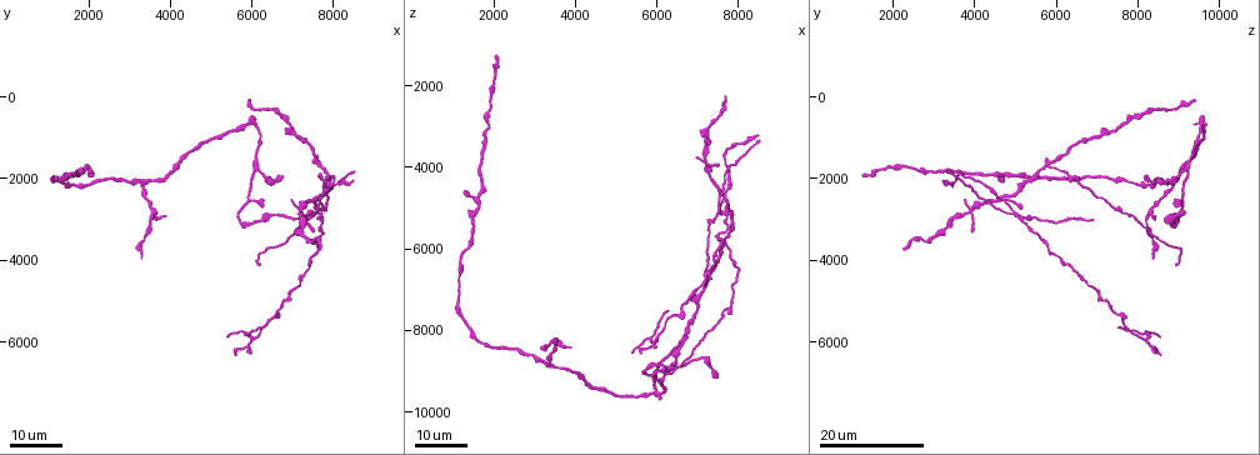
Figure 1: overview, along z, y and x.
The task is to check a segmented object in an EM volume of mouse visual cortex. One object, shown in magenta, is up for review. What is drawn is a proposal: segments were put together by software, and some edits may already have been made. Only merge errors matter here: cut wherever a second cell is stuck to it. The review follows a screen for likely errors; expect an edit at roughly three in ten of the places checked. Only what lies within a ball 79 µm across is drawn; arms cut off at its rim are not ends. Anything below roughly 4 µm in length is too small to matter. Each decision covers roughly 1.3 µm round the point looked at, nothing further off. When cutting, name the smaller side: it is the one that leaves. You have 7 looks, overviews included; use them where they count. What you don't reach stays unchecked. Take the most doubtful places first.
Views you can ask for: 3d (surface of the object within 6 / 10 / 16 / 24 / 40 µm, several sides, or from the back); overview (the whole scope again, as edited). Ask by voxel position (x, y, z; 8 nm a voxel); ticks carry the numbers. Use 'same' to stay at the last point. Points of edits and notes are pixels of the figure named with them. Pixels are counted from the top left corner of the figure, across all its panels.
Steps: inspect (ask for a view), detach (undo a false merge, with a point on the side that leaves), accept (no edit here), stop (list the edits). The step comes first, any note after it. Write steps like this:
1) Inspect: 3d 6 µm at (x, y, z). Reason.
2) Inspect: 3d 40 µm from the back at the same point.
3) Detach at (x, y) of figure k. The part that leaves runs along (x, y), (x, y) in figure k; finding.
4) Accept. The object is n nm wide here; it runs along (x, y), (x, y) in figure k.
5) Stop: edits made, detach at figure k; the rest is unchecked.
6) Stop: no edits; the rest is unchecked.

Inspect: 3d 16 µm at (7700, 1750, 5750). Small branch off a trunk.

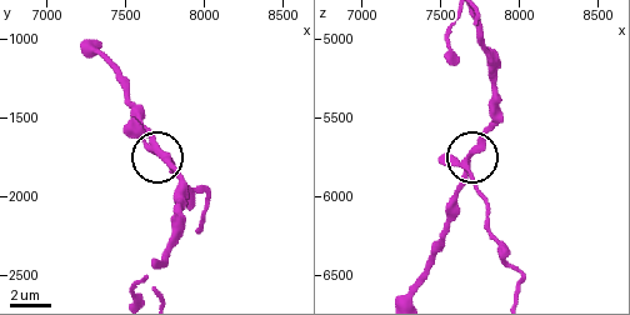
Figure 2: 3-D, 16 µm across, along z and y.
Inspect: 3d 6 µm at (7660, 1700, 5820).

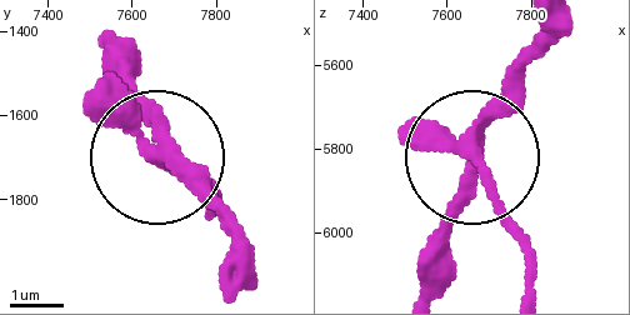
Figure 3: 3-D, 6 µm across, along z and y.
Detach at (501, 210) of figure 3. The object is 240 nm wide here; the part that leaves runs along (471, 144), (525, 288) in figure 3; a second cell is stuck on.

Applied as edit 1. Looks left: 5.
Inspect: 3d 24 µm at (7250, 2800, 3900). Four or more arms meet.

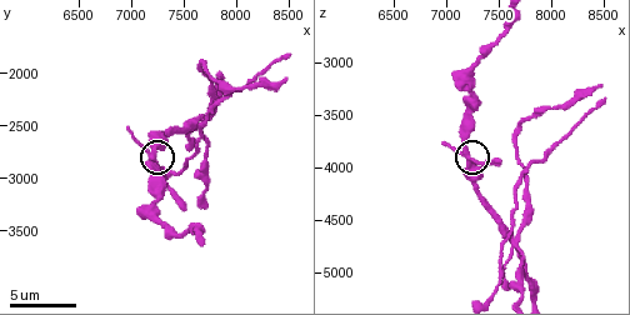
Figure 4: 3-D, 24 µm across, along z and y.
Inspect: 3d 10 µm at (7220, 2840, 3860).

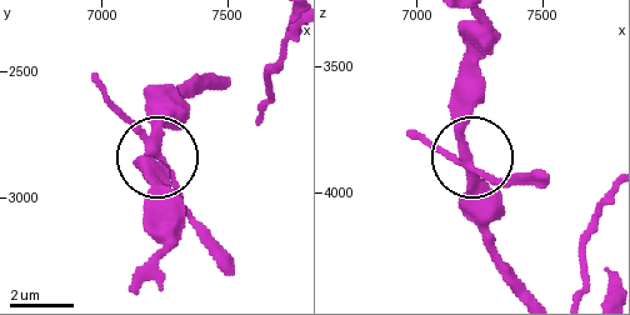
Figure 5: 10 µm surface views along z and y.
Accept. The side arm is 5 µm long; it runs along (534, 294), (491, 238), (469, 161), (496, 180), (523, 180) in figure 5; all the same cell.

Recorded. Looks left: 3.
Inspect: 3d 6 µm at (7600, 2480, 4680). Four or more arms meet.

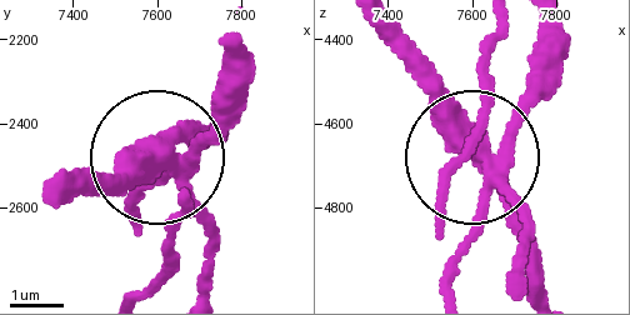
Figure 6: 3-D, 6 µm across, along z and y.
Inspect: 3d 6 µm from the back at (7625, 2500, 4685).

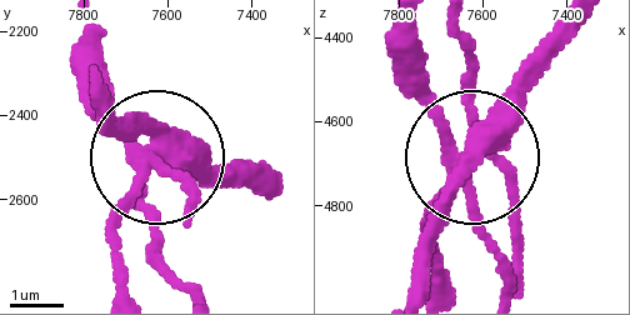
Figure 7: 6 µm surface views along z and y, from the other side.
Detach at (421, 101) of figure 7. The object is 380 nm wide here; a second cell is stuck on.

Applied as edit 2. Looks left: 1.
Stop: edits made, detach at figure 3, detach at figure 7; the rest is unchecked.

